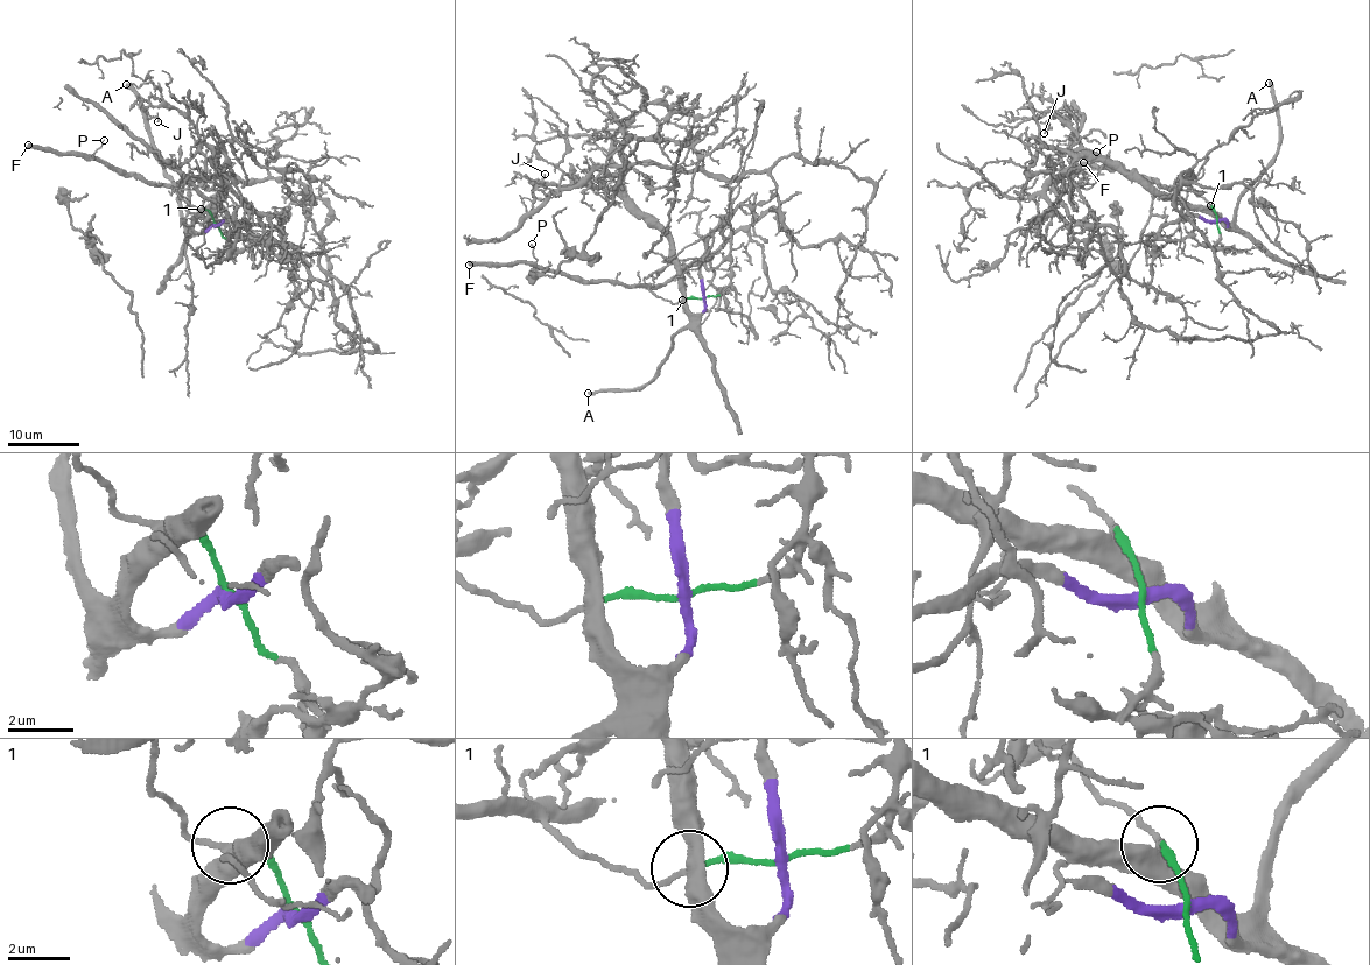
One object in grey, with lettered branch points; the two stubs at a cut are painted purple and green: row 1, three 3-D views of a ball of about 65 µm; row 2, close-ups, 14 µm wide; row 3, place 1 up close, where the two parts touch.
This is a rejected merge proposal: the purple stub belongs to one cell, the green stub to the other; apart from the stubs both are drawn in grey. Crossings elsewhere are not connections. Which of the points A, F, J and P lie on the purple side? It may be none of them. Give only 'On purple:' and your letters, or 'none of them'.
On purple: A, J

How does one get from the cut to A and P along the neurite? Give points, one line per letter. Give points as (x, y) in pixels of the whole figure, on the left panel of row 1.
A: (215, 225), (198, 233), (185, 223), (181, 199), (150, 136), (147, 110), (126, 84)
P: (215, 224), (206, 211), (190, 205), (183, 197), (182, 183), (146, 182), (91, 159), (104, 140)

